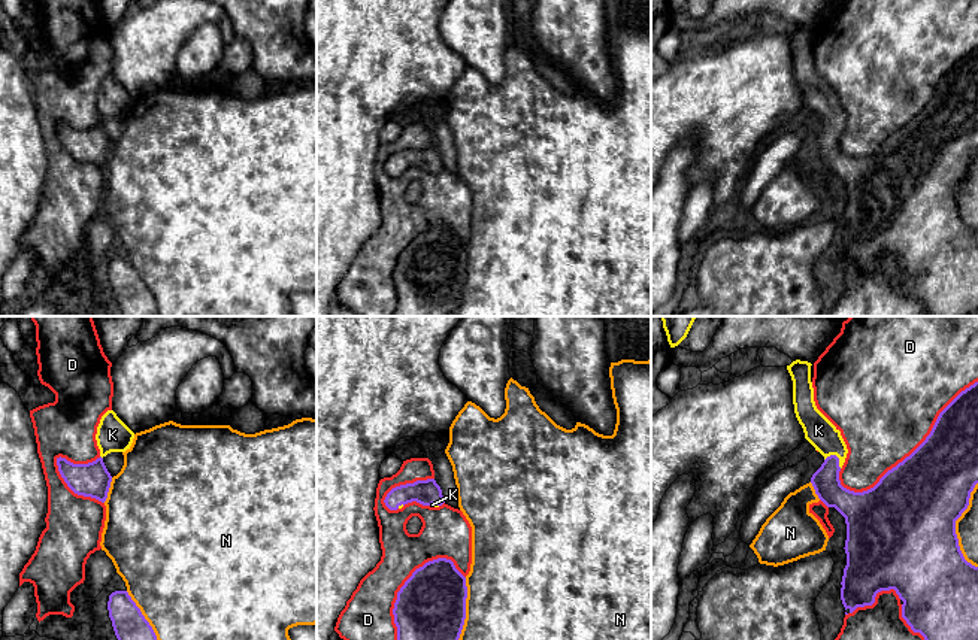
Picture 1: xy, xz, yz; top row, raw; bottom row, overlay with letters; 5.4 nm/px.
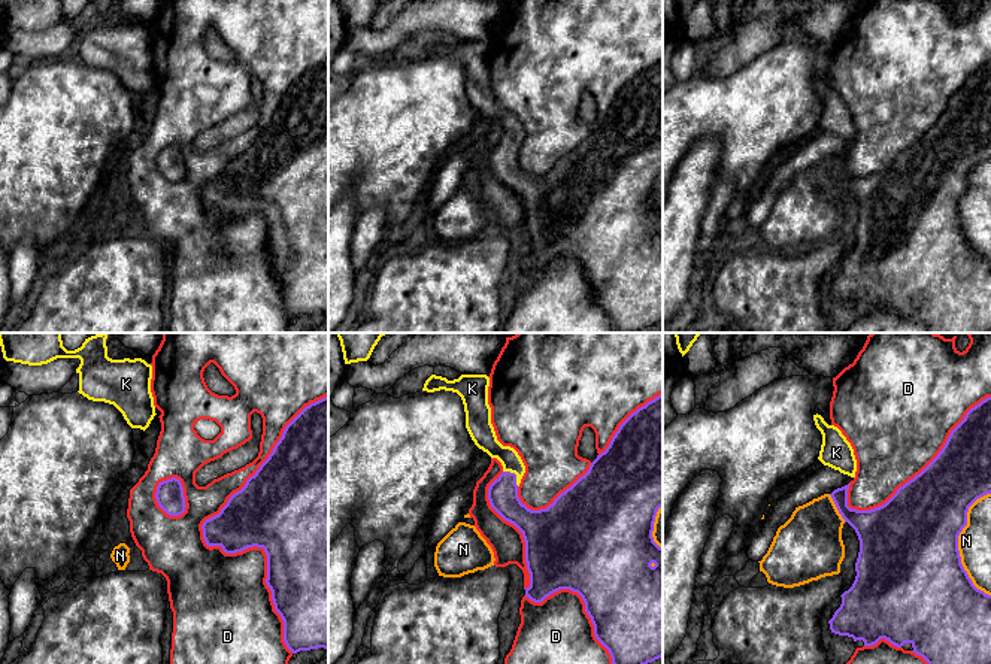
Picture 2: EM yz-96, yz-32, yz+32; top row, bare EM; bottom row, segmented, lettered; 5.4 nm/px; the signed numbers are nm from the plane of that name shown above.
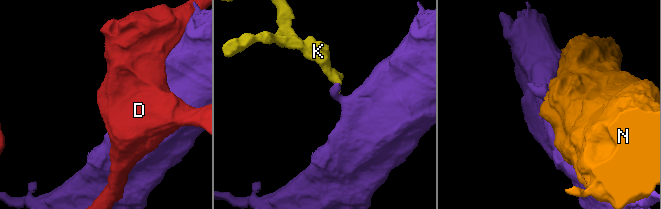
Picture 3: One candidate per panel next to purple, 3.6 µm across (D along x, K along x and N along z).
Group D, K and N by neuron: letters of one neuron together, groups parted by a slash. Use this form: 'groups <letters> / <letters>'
groups D / K / N

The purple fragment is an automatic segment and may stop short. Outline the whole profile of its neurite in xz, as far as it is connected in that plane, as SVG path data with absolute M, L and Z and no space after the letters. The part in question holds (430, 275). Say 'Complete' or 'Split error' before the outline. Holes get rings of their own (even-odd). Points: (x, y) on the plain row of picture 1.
Complete. M446 224L417 234L397 258L393 280L397 307L393 316L451 316L458 307L466 285L466 243Z

